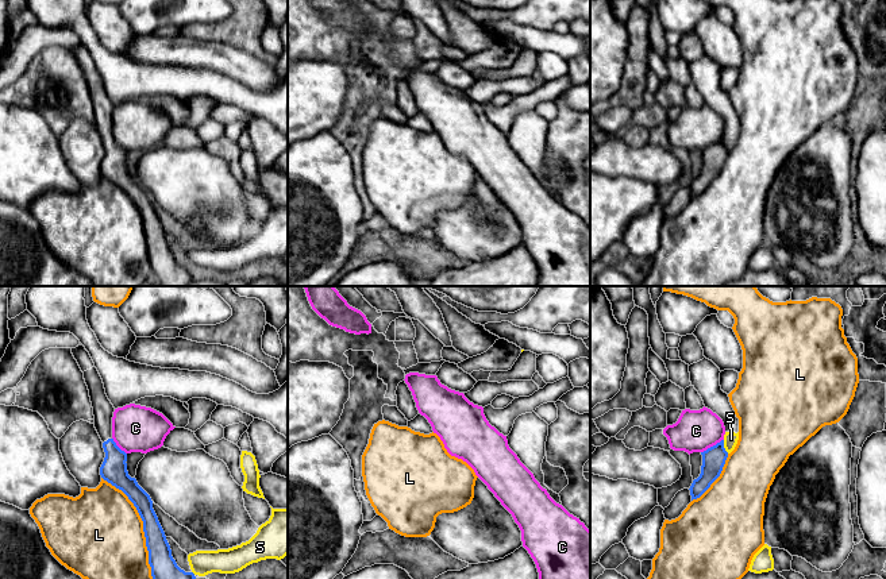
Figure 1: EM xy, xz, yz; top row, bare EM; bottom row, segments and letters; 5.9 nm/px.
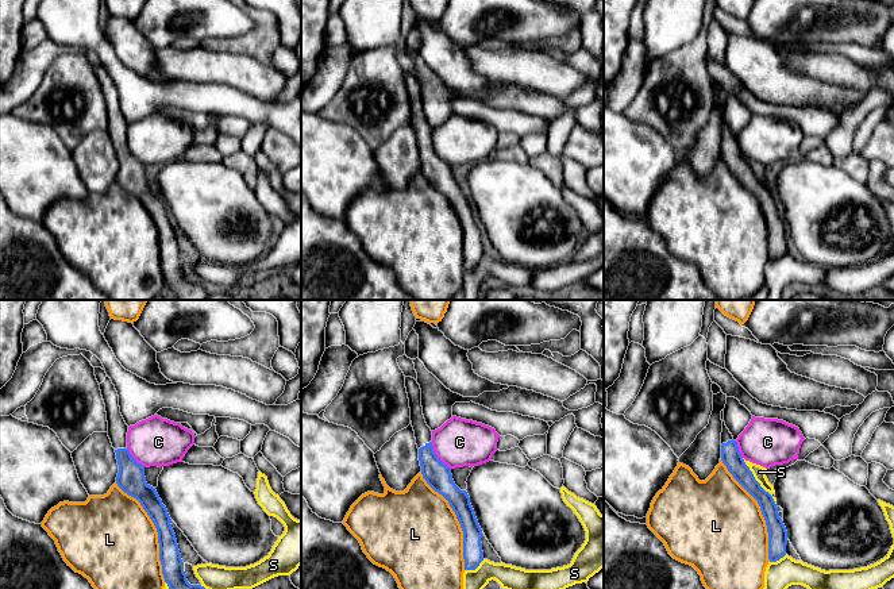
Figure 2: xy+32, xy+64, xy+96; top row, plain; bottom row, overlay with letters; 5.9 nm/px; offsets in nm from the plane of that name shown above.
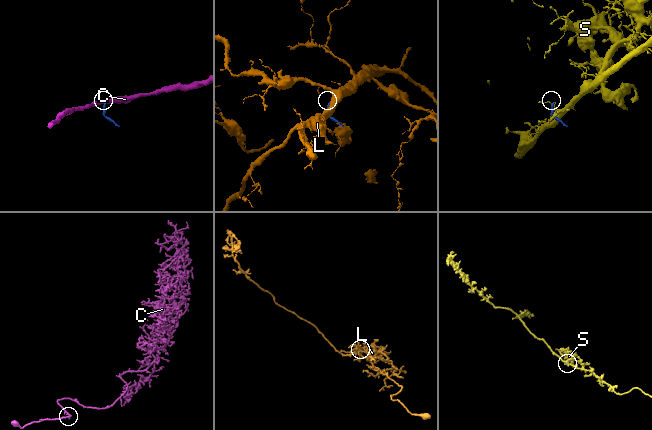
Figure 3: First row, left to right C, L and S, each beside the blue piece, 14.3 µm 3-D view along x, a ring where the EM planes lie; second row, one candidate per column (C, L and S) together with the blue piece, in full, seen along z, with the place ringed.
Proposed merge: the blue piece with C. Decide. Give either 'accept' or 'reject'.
reject

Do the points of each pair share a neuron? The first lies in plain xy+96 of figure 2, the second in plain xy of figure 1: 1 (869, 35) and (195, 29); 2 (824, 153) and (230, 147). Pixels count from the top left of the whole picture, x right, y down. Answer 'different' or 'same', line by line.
1: different
2: different

